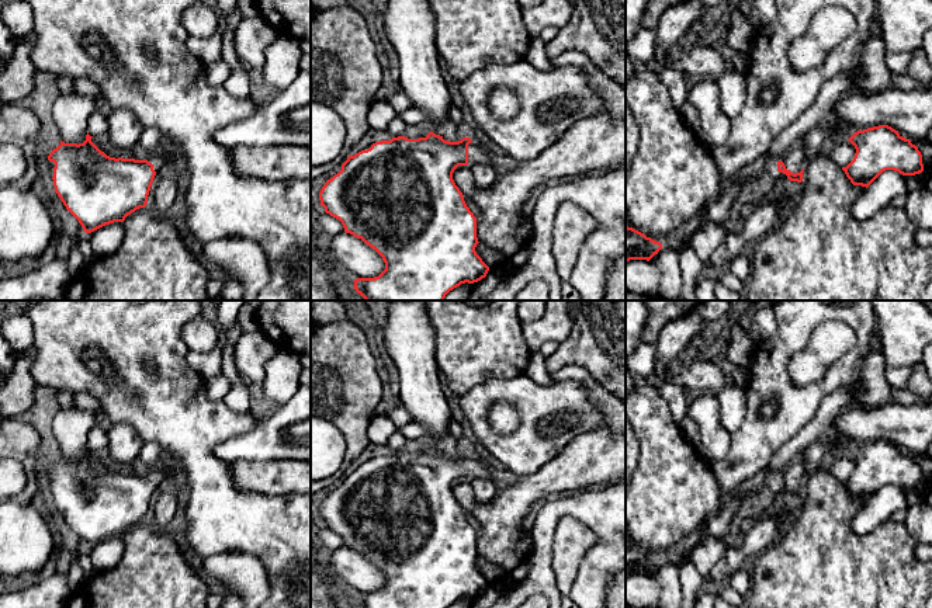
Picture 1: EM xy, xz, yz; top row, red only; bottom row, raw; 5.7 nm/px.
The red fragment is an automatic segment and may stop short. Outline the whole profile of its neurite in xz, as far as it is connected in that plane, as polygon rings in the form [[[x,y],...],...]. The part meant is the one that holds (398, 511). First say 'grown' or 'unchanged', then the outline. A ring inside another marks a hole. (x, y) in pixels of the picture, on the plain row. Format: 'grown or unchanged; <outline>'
grown; [[[429,447],[426,452],[405,451],[381,455],[370,463],[349,470],[342,484],[325,497],[319,507],[325,527],[339,534],[346,548],[361,553],[384,574],[385,584],[374,593],[354,594],[357,608],[448,608],[461,598],[474,598],[486,591],[489,581],[477,569],[477,532],[467,521],[462,507],[453,494],[458,480],[492,477],[492,470],[472,454],[444,455]]]

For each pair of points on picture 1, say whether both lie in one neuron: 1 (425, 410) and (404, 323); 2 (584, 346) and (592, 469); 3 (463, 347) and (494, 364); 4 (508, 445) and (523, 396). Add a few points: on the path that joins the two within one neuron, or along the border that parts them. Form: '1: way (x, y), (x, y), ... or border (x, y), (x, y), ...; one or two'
1: way (421, 389), (411, 344); one
2: border (553, 371), (561, 367), (581, 365), (609, 391); two
3: way (470, 347), (477, 347), (487, 357); one
4: way (520, 433), (526, 427), (526, 409); one

